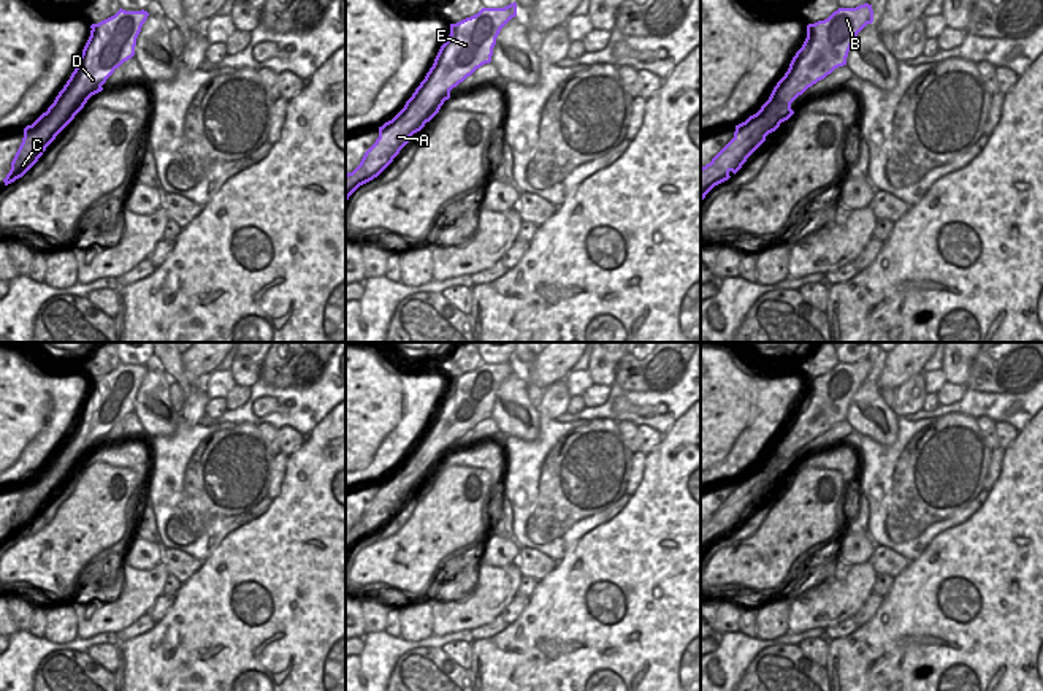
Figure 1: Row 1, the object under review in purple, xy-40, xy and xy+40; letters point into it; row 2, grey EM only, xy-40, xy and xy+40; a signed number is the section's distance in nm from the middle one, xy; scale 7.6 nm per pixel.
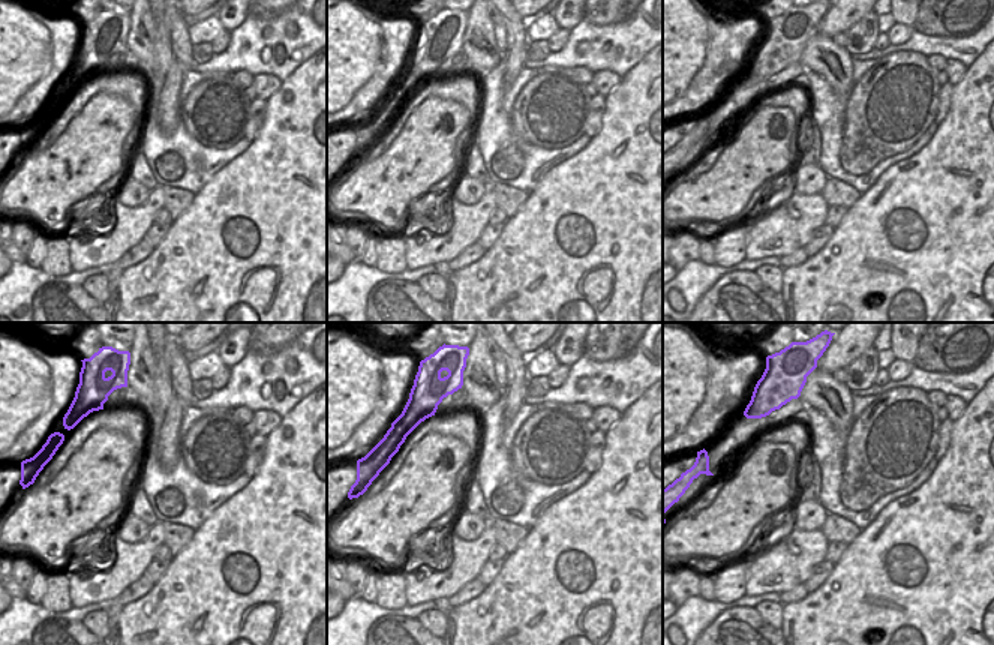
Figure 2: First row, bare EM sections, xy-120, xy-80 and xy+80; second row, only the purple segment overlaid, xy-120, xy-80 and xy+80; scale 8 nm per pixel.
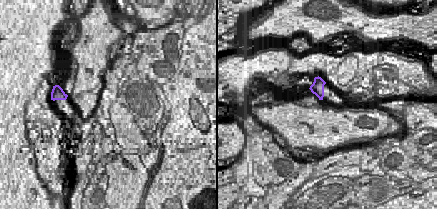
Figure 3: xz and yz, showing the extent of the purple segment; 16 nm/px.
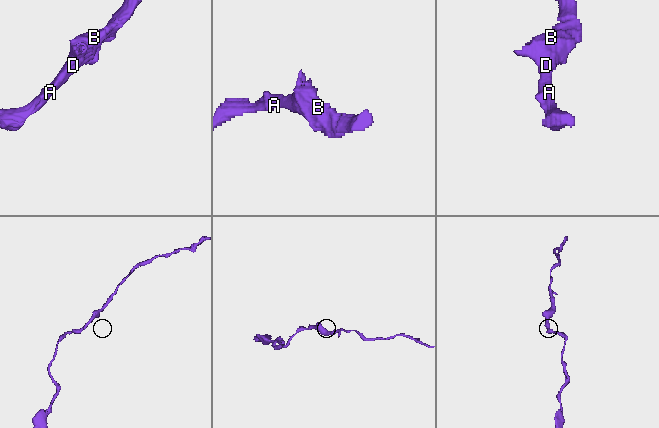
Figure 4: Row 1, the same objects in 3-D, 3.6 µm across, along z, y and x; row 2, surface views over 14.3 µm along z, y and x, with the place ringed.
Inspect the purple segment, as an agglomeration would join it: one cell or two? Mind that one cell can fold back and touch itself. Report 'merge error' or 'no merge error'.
no merge error

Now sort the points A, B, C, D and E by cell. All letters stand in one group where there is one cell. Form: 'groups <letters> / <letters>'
groups A B C D E

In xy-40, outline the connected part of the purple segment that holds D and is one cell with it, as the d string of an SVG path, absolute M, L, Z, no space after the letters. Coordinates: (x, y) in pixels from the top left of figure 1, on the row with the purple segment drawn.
M119 10L114 16L90 25L90 36L79 57L79 65L71 73L63 89L55 97L54 103L43 113L32 125L24 128L22 143L11 162L11 170L3 179L5 185L22 178L43 155L46 147L55 139L55 136L74 119L74 116L84 108L87 100L103 90L106 79L124 62L135 55L136 38L146 22L149 13Z

